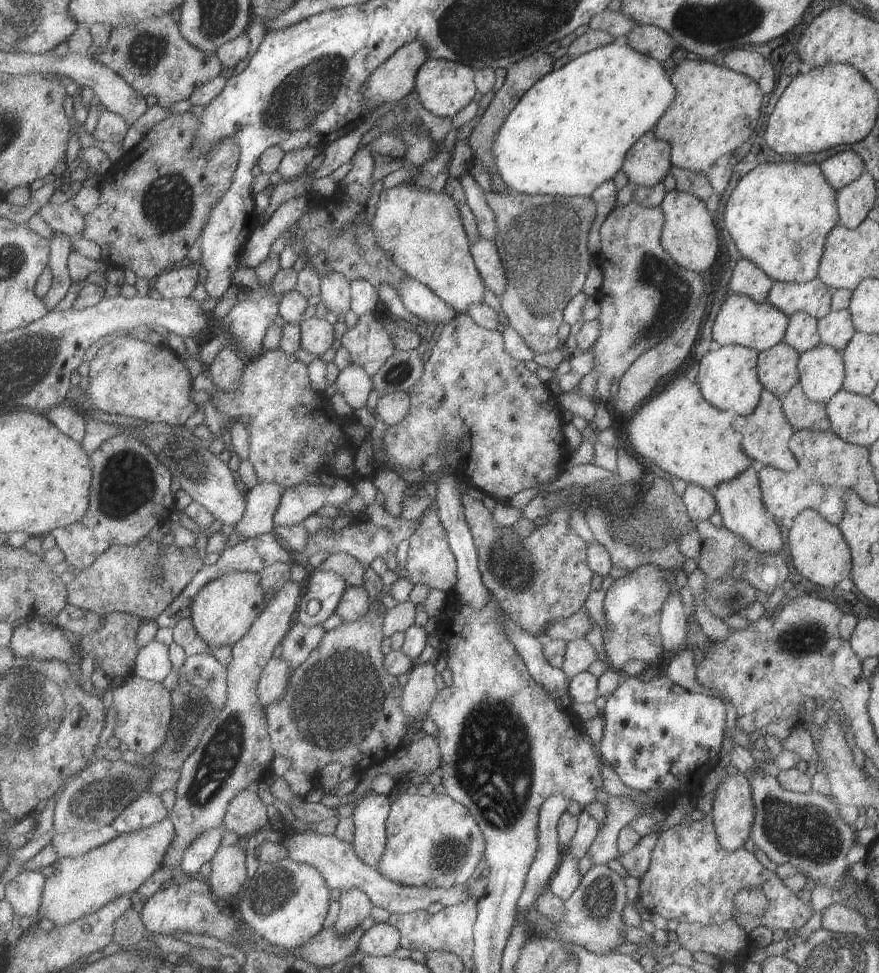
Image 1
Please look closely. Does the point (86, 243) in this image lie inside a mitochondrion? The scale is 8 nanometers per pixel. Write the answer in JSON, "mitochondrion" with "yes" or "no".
{"mitochondrion":"no"}

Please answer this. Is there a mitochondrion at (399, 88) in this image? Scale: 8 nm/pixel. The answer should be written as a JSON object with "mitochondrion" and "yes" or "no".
{"mitochondrion":"no"}

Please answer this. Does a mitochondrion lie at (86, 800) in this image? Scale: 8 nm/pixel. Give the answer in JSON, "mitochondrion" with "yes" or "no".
{"mitochondrion":"yes"}

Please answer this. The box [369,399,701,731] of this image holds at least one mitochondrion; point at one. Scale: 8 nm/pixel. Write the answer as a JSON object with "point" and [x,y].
{"point":[503,560]}

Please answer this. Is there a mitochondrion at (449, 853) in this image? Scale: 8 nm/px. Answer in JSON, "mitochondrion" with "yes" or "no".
{"mitochondrion":"yes"}

